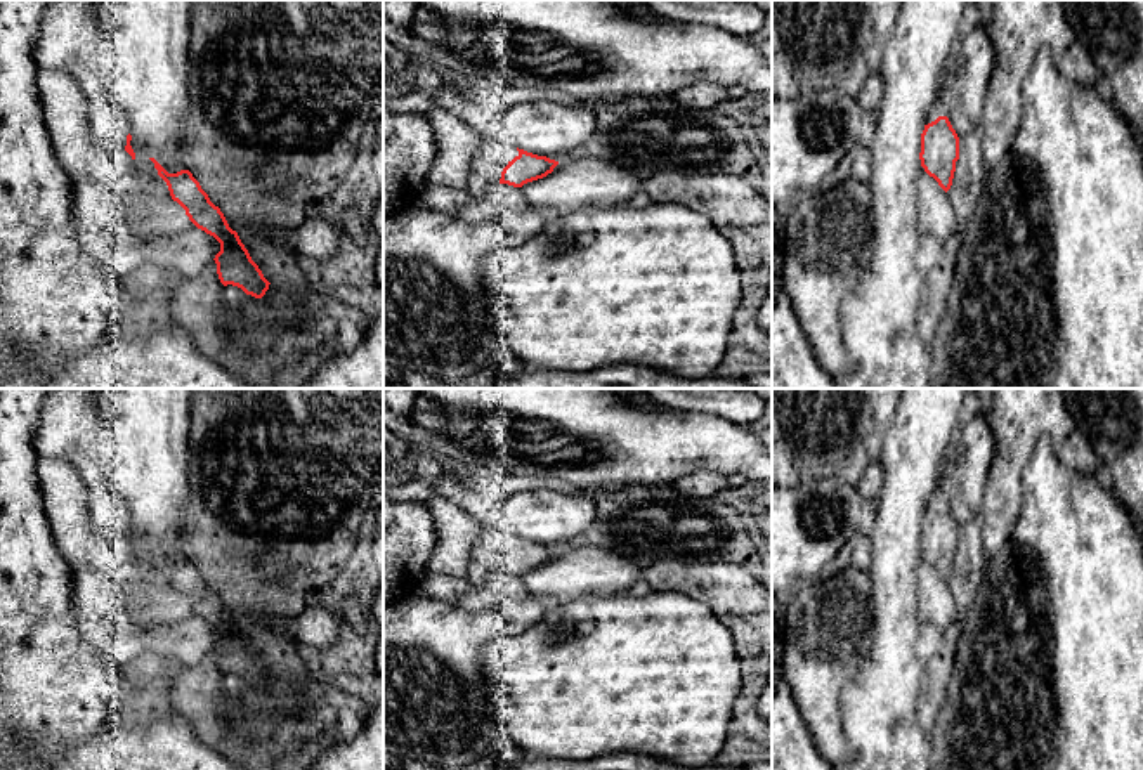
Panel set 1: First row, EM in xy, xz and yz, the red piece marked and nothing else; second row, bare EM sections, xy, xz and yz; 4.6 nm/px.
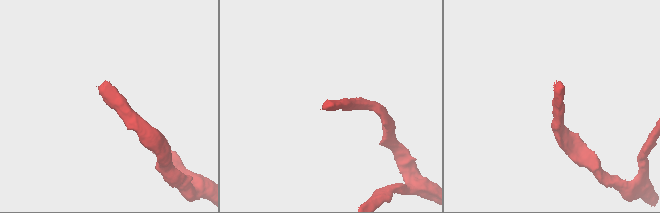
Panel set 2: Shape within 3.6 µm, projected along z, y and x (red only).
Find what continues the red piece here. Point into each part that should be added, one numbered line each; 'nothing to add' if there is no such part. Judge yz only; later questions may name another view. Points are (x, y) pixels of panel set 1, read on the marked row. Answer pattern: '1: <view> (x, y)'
1: yz (939, 108)

